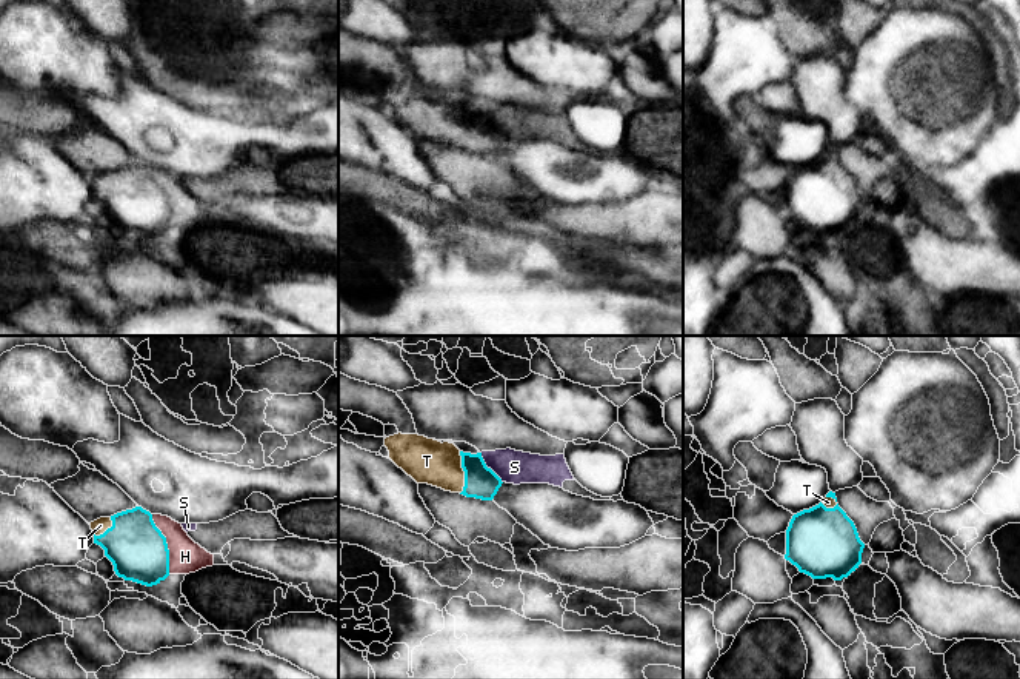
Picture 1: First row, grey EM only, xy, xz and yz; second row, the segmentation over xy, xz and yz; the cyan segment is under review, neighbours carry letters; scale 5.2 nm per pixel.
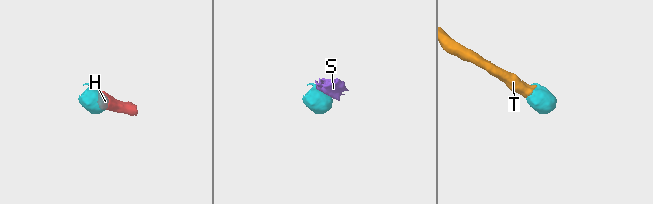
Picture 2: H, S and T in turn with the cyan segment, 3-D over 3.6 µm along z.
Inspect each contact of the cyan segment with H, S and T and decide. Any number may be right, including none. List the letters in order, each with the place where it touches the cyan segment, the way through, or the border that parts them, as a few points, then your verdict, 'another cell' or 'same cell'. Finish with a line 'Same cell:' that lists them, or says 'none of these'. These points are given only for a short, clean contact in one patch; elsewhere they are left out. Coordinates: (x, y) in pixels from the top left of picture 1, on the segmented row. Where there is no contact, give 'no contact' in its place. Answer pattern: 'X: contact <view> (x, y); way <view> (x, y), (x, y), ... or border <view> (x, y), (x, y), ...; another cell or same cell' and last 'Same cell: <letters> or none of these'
H: contact xy (166, 544); way xy (139, 551), (166, 544), (176, 553), (185, 556); same cell
S: contact xz (490, 468); border xz (480, 453), (485, 464), (502, 482); another cell
T: contact xz (465, 473); way xz (480, 482), (465, 473), (426, 461); same cell
Same cell: H, T

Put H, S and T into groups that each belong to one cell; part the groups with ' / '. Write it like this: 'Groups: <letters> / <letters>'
Groups: H T / S

